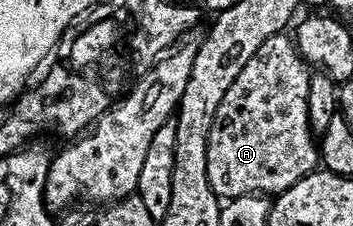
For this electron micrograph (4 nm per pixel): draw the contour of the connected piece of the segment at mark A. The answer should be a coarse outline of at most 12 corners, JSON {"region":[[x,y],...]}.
{"region":[[285,32],[244,63],[208,135],[219,199],[319,168],[311,66]]}

